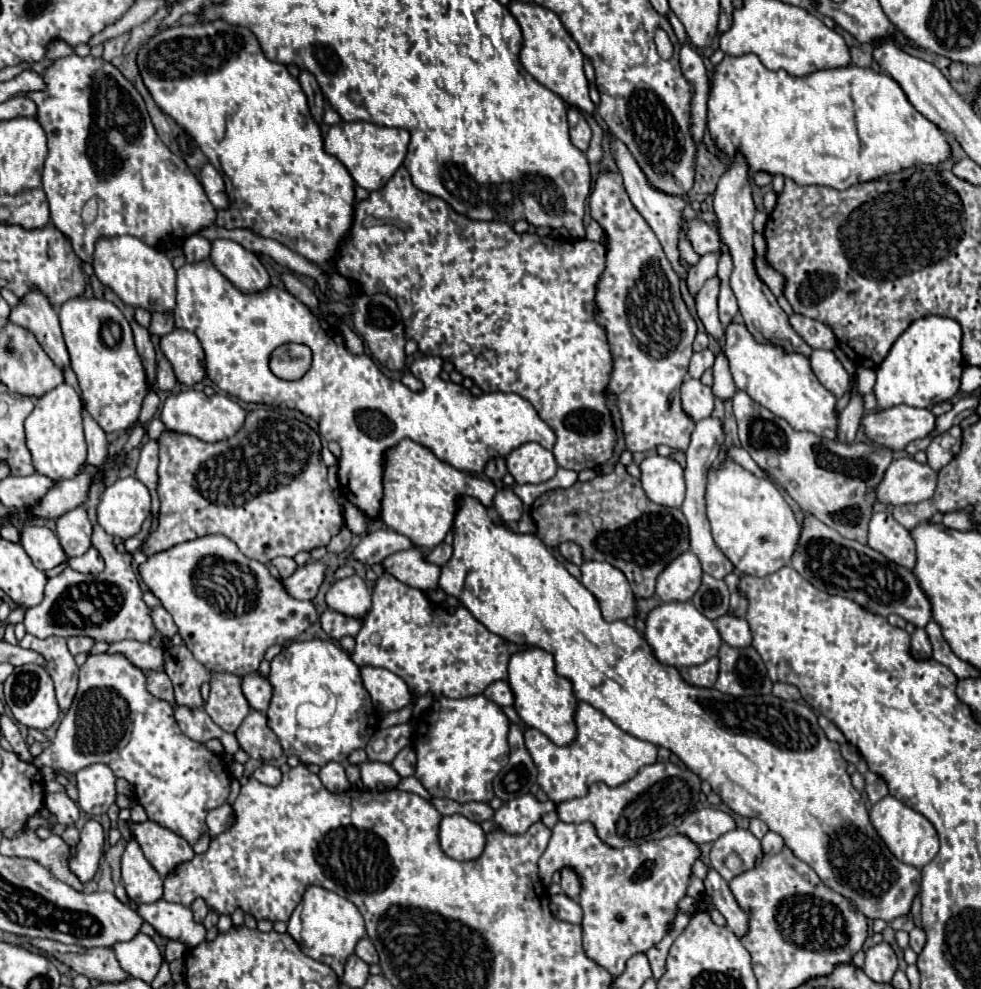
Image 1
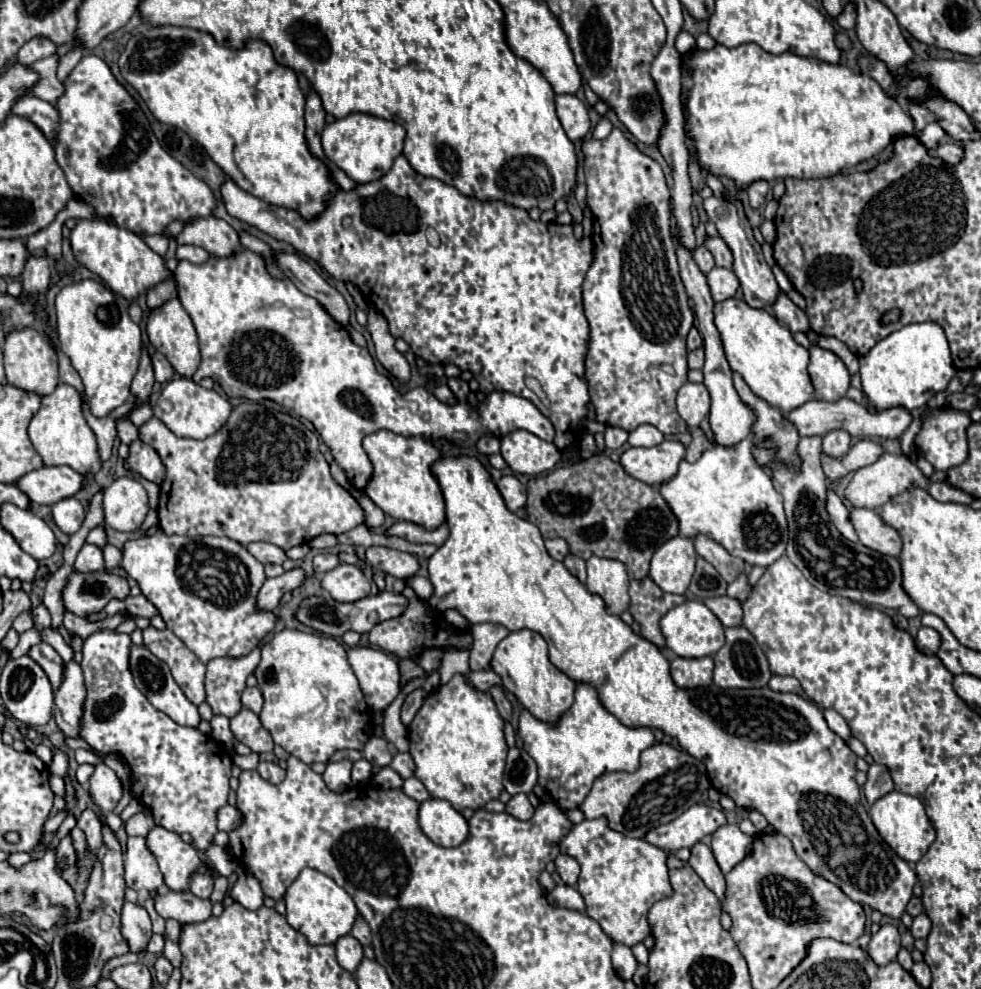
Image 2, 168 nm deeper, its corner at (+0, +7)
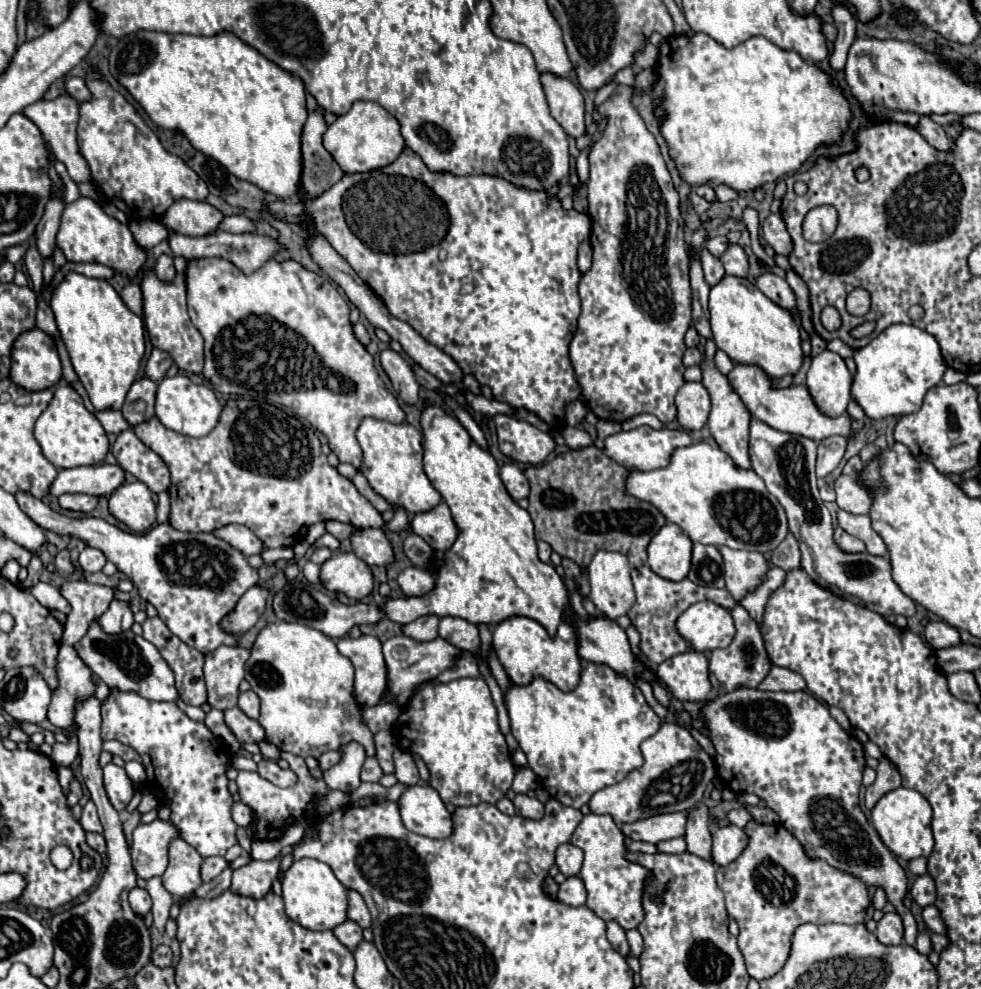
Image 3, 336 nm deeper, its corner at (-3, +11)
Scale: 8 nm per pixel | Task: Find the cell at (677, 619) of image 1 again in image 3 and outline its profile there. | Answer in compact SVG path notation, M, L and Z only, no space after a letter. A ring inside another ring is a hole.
M710 600L692 604L678 618L676 628L698 652L726 648L736 634L730 610Z

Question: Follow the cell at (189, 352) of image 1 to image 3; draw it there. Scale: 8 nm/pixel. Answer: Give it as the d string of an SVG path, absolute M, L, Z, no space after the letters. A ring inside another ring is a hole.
M148 270L142 276L140 288L144 296L144 326L152 346L168 352L180 370L200 374L204 368L204 340L188 318L186 276L176 274L172 282L162 282L154 270Z

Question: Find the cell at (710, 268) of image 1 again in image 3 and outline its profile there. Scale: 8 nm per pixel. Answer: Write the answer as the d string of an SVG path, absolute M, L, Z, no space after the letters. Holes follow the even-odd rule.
M714 236L714 238L710 238L710 240L706 242L706 248L708 248L714 256L722 256L728 246L730 246L730 242L728 242L726 236Z

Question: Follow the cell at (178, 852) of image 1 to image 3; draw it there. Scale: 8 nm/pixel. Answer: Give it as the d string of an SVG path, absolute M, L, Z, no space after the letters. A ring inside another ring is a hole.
M176 838L170 844L170 864L166 872L162 874L164 888L174 898L192 894L202 884L200 864L202 864L200 854L190 844L186 844L182 838Z

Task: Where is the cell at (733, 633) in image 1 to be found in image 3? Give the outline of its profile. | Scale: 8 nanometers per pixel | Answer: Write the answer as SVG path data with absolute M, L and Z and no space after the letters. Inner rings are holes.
M646 564L632 570L632 582L634 582L634 590L636 590L636 604L630 608L628 618L632 620L632 626L640 632L642 654L652 664L662 664L664 660L668 660L676 654L692 650L688 640L684 640L676 630L676 620L688 606L692 606L694 602L700 602L700 600L712 600L728 610L732 610L736 606L736 600L732 600L728 590L720 590L720 588L712 588L712 586L698 586L698 584L690 582L688 578L684 578L680 582L672 582L672 580L666 580L666 578L654 574L650 570L650 566L646 566Z

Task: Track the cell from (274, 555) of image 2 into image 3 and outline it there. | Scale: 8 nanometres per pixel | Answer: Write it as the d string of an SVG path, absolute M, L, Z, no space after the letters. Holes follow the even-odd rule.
M226 524L222 528L216 528L212 532L216 538L228 542L232 548L240 550L244 556L252 556L252 554L260 554L262 552L262 544L256 538L254 532L250 532L246 526L240 524Z

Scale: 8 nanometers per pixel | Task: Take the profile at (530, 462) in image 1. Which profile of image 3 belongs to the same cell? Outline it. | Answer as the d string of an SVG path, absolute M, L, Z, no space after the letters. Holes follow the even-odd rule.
M494 416L500 450L520 464L542 464L554 450L554 438L526 420L514 416Z

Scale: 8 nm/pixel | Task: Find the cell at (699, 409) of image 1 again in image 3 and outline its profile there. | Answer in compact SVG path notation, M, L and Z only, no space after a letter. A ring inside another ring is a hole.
M686 382L676 394L676 408L684 430L700 430L710 414L710 394L702 382Z

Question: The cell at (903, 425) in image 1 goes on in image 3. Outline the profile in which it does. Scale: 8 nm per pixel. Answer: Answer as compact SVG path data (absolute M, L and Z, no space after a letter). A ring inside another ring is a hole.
M734 364L734 368L730 370L730 374L726 378L728 378L730 386L734 388L734 392L740 396L740 400L744 402L744 406L748 408L748 412L754 418L762 420L764 424L768 424L780 432L806 436L816 442L820 442L828 436L834 436L834 434L850 436L850 416L842 414L836 420L832 420L830 416L824 416L816 408L806 386L778 388L778 386L774 386L774 380L756 364Z

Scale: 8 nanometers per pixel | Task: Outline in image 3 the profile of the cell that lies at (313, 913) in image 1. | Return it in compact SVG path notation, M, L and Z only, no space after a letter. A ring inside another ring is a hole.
M312 858L294 860L294 864L284 872L282 878L282 898L286 904L288 918L310 930L328 930L342 924L348 918L346 888L334 876L330 866L320 860L312 860Z

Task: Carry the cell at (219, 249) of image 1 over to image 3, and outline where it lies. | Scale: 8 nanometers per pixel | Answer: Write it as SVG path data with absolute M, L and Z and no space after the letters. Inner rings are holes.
M182 198L182 200L176 200L160 216L160 222L168 230L180 232L184 236L206 236L218 228L222 218L224 218L222 212L218 212L208 202L196 202L196 200Z

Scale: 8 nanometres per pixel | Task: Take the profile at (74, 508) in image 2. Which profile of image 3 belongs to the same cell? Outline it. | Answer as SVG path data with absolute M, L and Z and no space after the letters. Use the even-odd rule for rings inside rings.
M62 494L58 498L60 506L64 510L74 510L74 512L90 512L92 508L88 506L96 506L98 498L96 496L88 496L88 494Z

